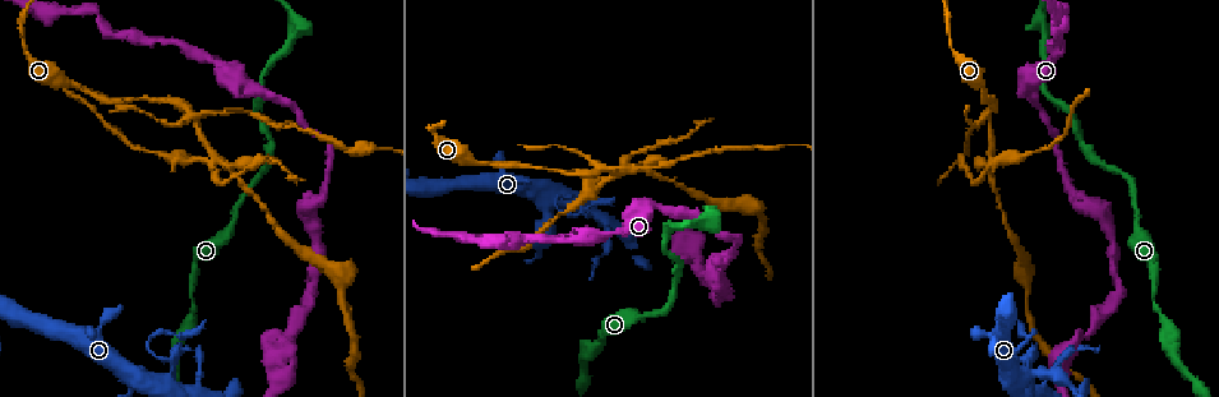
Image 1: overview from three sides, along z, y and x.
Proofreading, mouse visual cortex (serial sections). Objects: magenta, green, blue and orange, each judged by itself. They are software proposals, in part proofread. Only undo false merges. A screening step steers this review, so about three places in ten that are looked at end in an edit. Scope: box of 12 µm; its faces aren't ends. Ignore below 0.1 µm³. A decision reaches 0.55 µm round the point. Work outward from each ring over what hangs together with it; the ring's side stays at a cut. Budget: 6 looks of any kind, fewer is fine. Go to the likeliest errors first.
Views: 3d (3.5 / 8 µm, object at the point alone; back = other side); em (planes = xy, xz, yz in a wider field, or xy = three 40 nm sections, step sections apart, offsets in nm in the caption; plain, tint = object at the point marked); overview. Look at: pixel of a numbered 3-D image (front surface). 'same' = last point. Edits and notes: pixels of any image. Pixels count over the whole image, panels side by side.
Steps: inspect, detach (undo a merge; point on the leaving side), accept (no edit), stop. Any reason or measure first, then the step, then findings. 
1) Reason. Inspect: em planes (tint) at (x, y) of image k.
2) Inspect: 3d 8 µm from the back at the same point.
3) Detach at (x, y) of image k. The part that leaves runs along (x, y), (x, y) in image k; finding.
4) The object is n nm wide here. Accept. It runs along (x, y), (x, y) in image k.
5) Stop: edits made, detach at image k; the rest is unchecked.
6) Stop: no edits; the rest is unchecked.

Thick turns thin. Inspect: 3d 8 µm at (219, 158) of image 1.

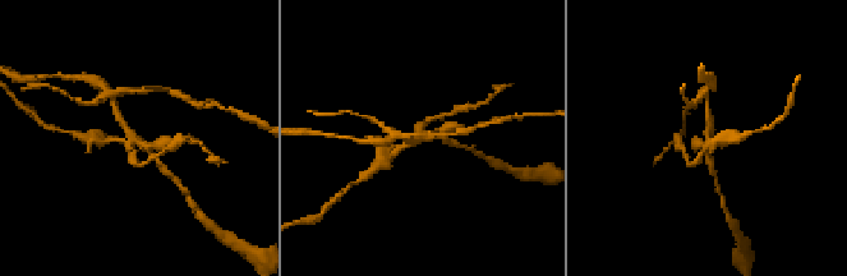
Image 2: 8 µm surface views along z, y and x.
Now the EM. Inspect: em xy step 1 (tint) at (418, 140) of image 2.

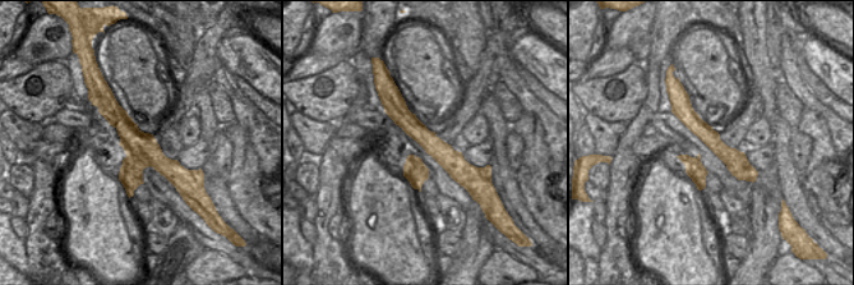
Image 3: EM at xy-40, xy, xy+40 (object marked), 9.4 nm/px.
The object is 200 nm wide here. Detach at (395, 148) of image 2. The part that leaves runs along (410, 145), (385, 155), (376, 169) in image 2; a second cell is stuck on.

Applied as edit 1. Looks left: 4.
Calibre changes. Inspect: 3d 3.5 µm from the back at (171, 372) of image 1.

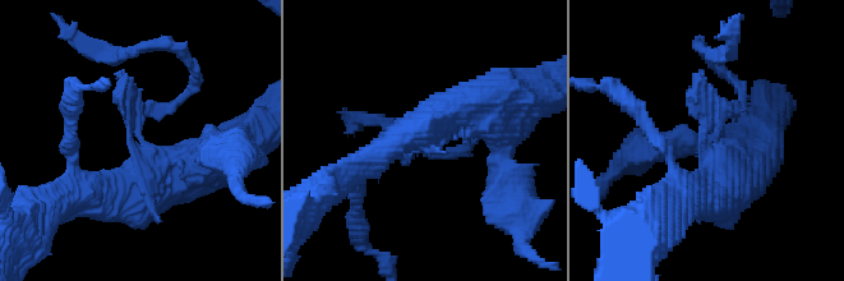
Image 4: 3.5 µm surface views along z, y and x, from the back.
Now the EM. Inspect: em xy step 5 (tint) at (140, 135) of image 4.

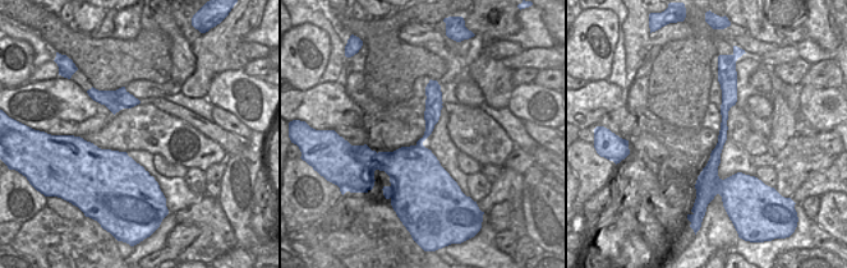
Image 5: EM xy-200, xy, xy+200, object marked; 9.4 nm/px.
Accept. It runs along (748, 167), (742, 96) in image 4; all the same cell.

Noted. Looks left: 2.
Abrupt turn. Inspect: 3d 3.5 µm at (522, 235) of image 1.

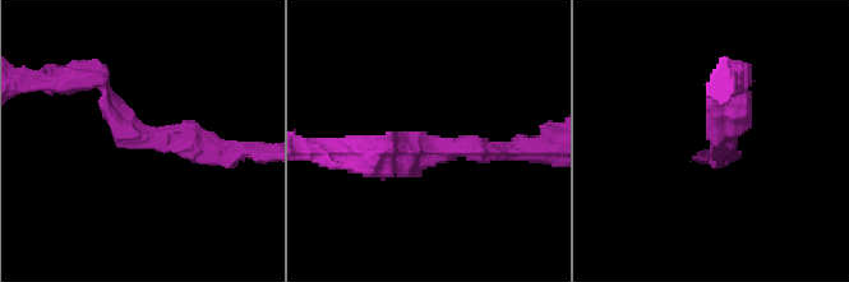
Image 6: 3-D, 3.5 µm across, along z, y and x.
Now the EM. Inspect: em xy step 5 (tint) at (138, 136) of image 6.

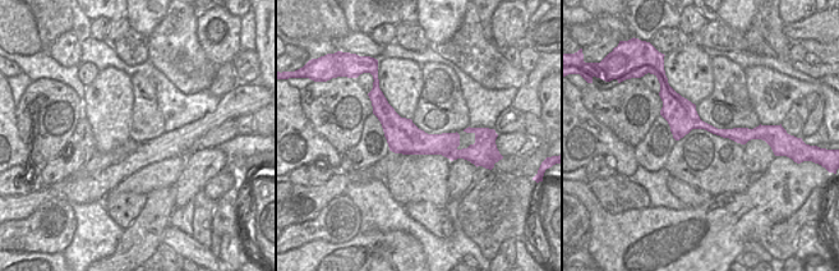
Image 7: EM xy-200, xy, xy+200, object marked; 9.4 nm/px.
The arms are 200, 200 nm wide. Accept. It runs along (218, 149), (128, 134), (96, 79) in image 6; continuous, no second cell.

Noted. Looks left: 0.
Stop: edits made, detach at image 2; the rest is unchecked.

